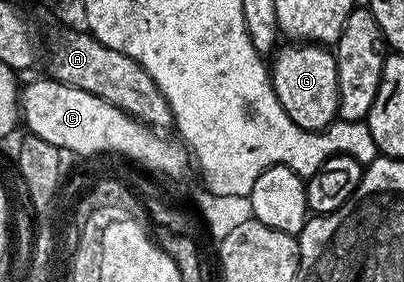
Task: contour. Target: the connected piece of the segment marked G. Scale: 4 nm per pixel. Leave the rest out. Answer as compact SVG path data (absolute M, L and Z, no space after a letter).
M324 44L284 45L277 49L270 62L274 92L294 124L307 130L324 130L337 121L340 109L336 55Z

